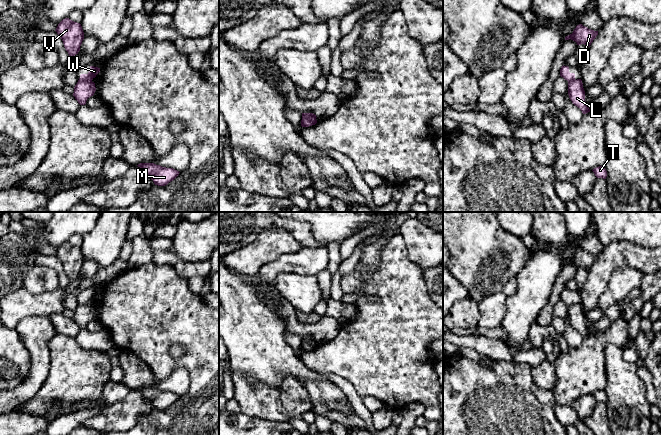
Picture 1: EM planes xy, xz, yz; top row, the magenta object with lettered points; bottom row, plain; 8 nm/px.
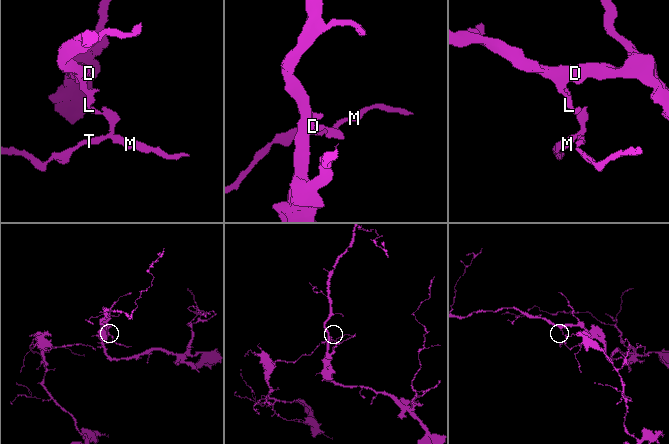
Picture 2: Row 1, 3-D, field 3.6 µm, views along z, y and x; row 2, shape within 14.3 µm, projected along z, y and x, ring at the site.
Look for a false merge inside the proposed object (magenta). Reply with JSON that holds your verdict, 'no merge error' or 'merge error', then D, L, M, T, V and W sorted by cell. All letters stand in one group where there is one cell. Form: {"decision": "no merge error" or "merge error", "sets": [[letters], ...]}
{"decision": "merge error", "sets": [["D", "V", "W"], ["L", "M", "T"]]}

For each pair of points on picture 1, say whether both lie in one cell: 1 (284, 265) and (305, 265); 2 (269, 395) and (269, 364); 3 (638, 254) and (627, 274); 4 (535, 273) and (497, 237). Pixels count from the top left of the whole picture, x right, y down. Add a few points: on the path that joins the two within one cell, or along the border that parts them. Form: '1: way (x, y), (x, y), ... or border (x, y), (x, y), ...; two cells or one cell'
1: way (289, 263), (300, 263); one cell
2: border (248, 375), (274, 387), (291, 377); two cells
3: border (633, 267), (644, 274); two cells
4: border (532, 253), (529, 260), (516, 276); two cells

